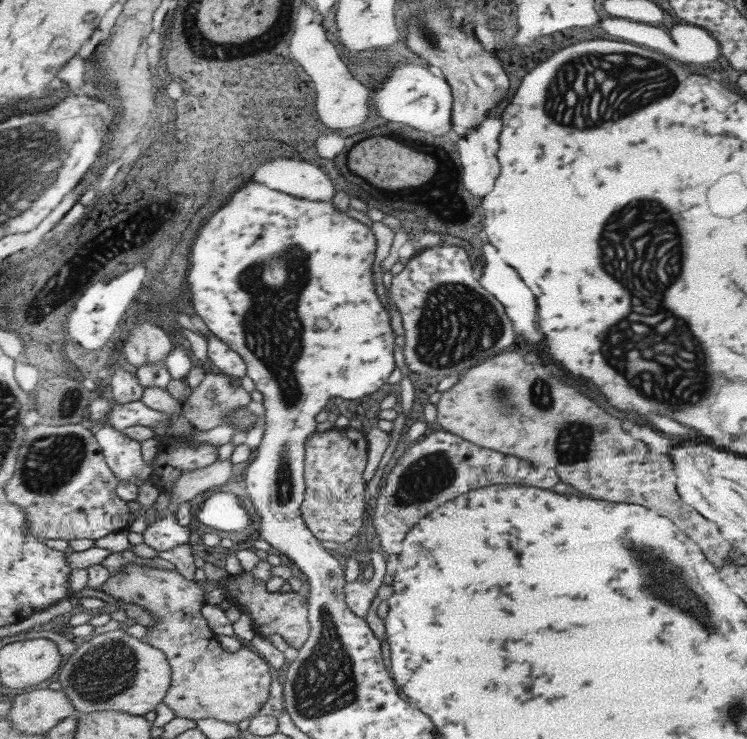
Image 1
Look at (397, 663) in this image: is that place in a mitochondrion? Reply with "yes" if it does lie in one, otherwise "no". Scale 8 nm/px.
no

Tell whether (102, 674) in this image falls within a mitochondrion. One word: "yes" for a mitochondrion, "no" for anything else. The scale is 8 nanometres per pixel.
yes

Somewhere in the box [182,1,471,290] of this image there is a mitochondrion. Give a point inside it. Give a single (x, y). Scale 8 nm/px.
(427, 37)

